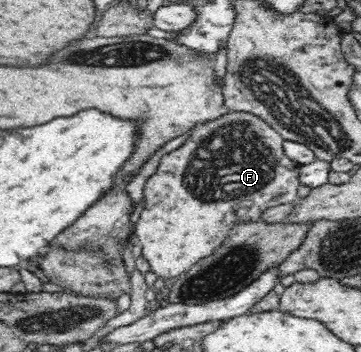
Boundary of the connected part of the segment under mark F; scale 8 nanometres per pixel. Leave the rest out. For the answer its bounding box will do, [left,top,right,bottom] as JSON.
[133,111,302,282]

